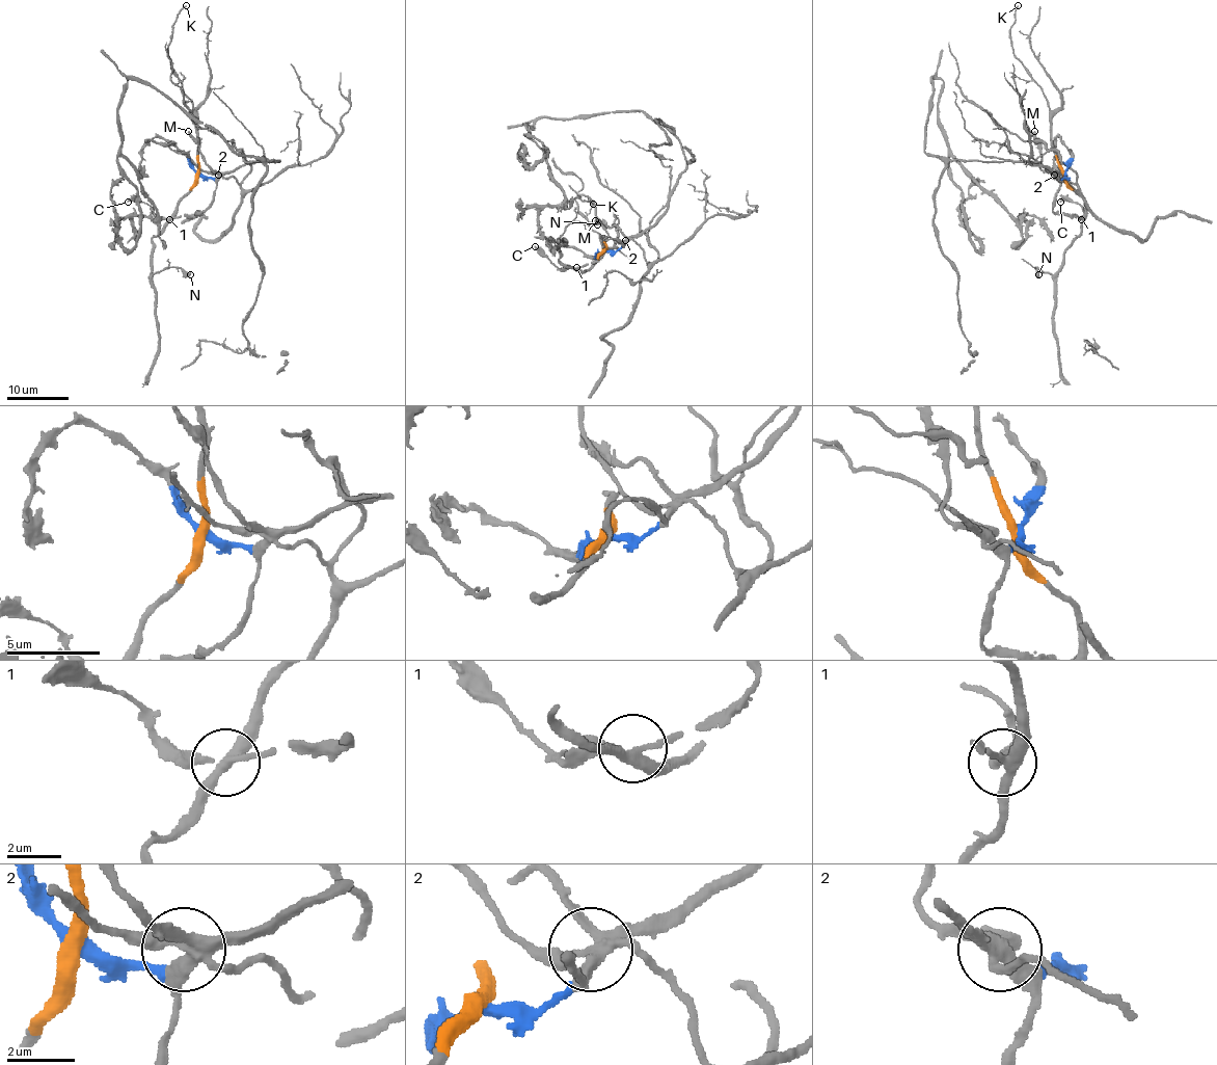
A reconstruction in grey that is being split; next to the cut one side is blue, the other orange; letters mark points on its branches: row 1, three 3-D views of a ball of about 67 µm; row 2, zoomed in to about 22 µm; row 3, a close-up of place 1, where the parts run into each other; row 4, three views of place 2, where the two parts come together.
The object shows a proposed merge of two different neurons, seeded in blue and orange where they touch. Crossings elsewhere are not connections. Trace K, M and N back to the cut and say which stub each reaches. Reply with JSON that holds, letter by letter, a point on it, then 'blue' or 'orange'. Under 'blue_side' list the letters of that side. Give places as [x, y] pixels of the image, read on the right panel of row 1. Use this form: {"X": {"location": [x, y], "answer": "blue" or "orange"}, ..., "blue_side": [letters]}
{"K": {"location": [1018, 5], "answer": "orange"}, "M": {"location": [1034, 131], "answer": "blue"}, "N": {"location": [1038, 274], "answer": "orange"}, "blue_side": ["M"]}

